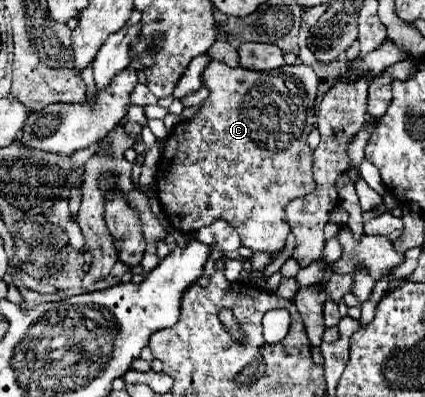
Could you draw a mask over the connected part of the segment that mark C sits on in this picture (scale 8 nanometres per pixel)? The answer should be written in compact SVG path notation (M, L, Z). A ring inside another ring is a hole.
M212 60L202 72L202 84L210 90L200 112L192 120L182 120L170 132L156 172L156 196L170 220L182 232L192 234L214 220L226 220L240 234L242 246L252 252L274 256L286 244L290 226L284 208L290 200L316 190L312 178L312 150L306 136L316 126L316 86L318 78L310 66L282 66L272 72L252 72L246 68L228 68Z

